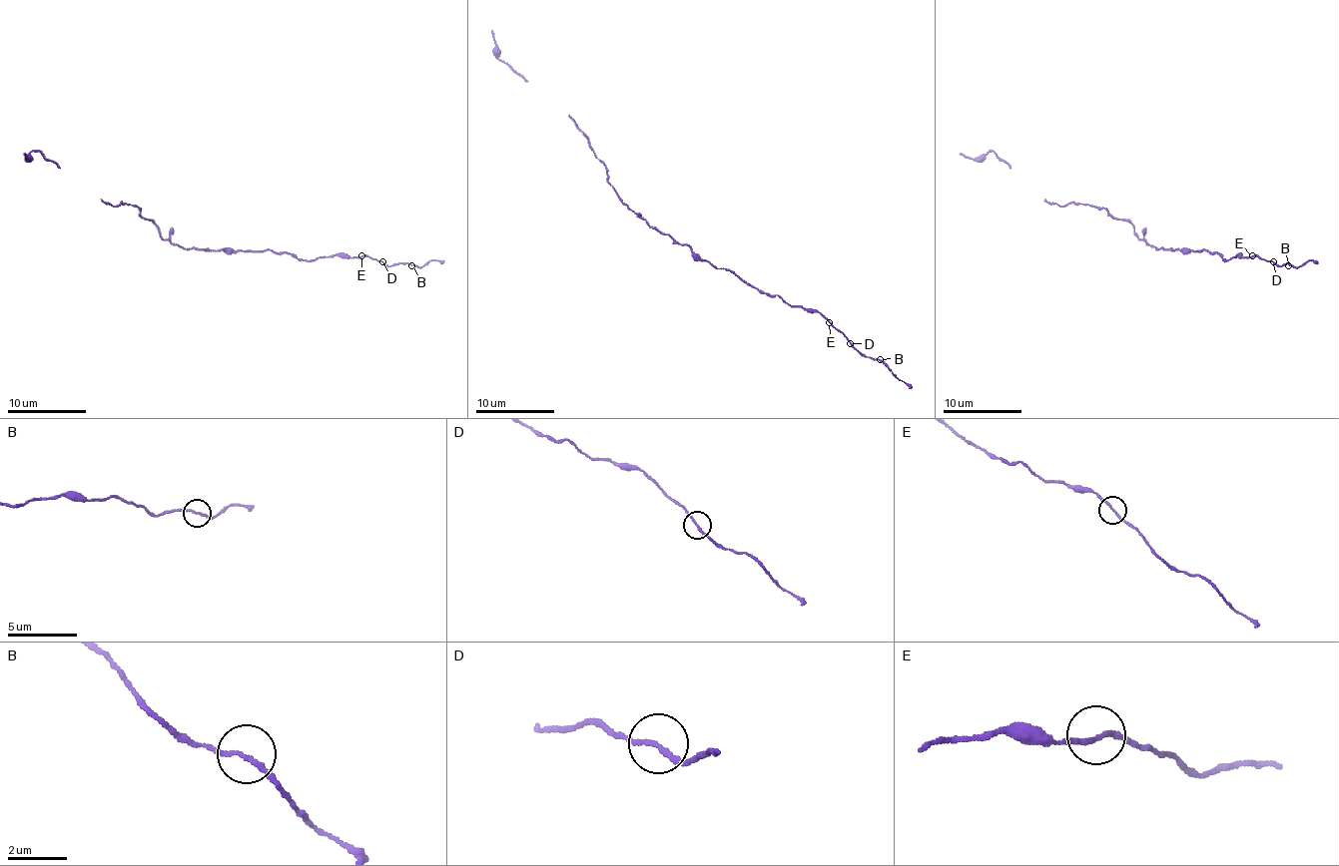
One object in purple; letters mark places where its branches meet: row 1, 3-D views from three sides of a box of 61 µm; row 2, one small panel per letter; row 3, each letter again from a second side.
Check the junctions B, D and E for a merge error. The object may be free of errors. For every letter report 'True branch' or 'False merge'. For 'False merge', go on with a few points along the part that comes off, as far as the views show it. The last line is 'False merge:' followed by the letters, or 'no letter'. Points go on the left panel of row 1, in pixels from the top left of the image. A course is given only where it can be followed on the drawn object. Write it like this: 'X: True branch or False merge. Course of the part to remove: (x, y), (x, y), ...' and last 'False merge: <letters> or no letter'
B: True branch
D: True branch
E: True branch
False merge: no letter

